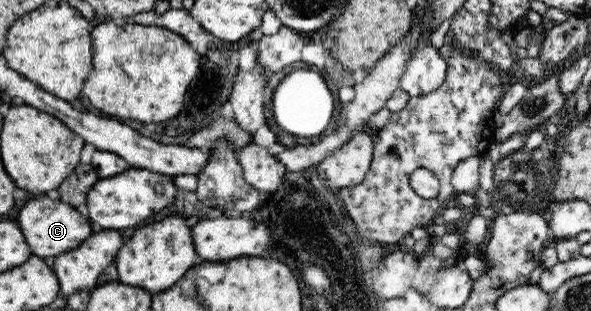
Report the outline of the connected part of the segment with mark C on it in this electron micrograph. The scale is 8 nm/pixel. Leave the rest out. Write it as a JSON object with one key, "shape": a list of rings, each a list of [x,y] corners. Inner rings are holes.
{"shape":[[[45,195],[32,200],[19,211],[19,227],[31,249],[32,256],[48,258],[77,249],[89,236],[93,235],[92,224],[74,206],[60,199],[52,201]]]}

